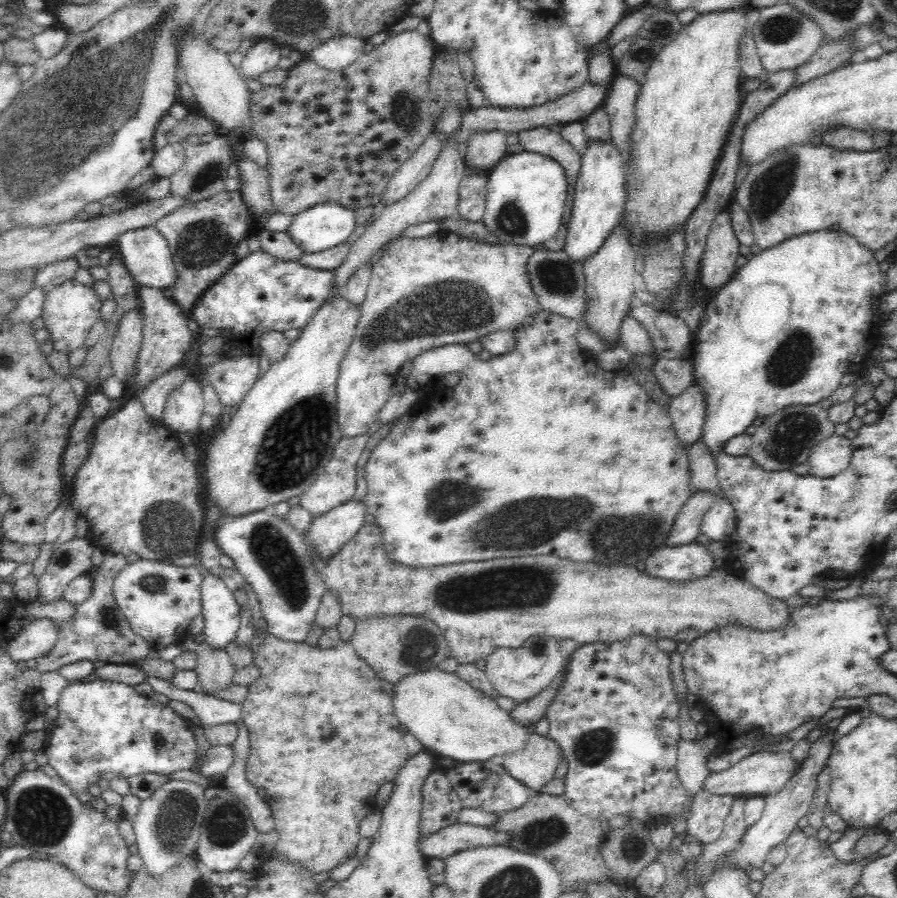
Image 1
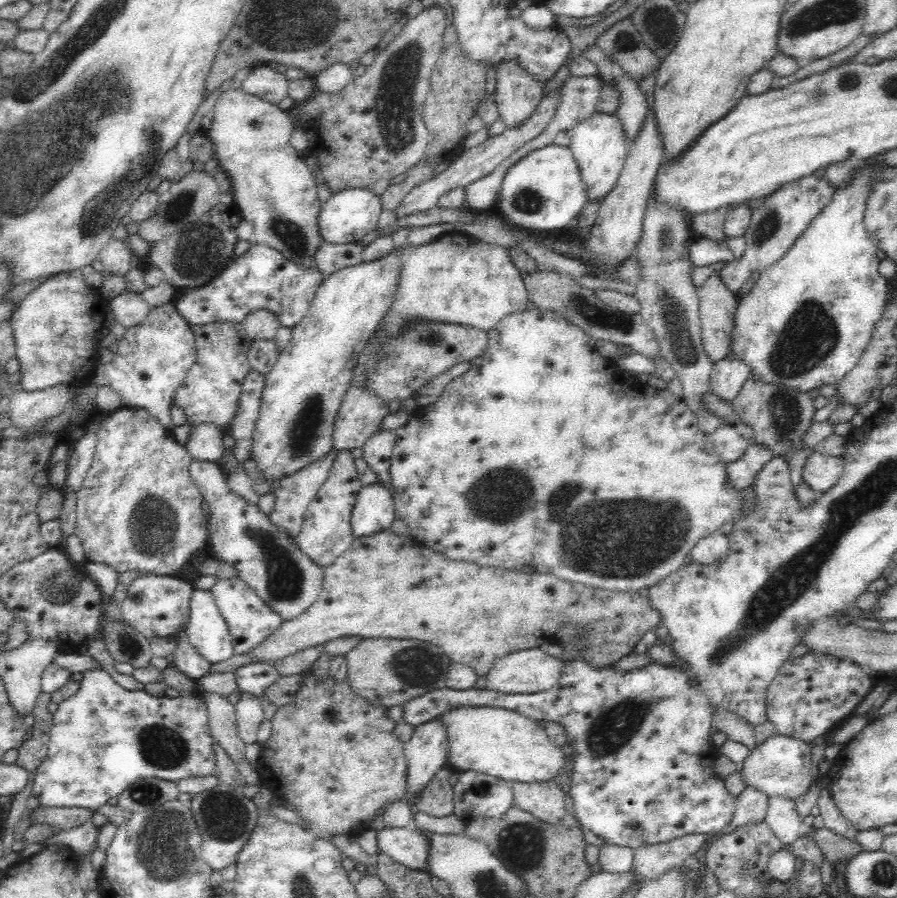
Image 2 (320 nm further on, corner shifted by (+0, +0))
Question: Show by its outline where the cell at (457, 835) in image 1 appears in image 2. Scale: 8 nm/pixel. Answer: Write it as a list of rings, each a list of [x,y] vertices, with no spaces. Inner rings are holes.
[[[412,826],[376,831],[376,852],[388,856],[398,866],[411,870],[424,870],[427,866],[428,839],[420,831],[412,831]]]

